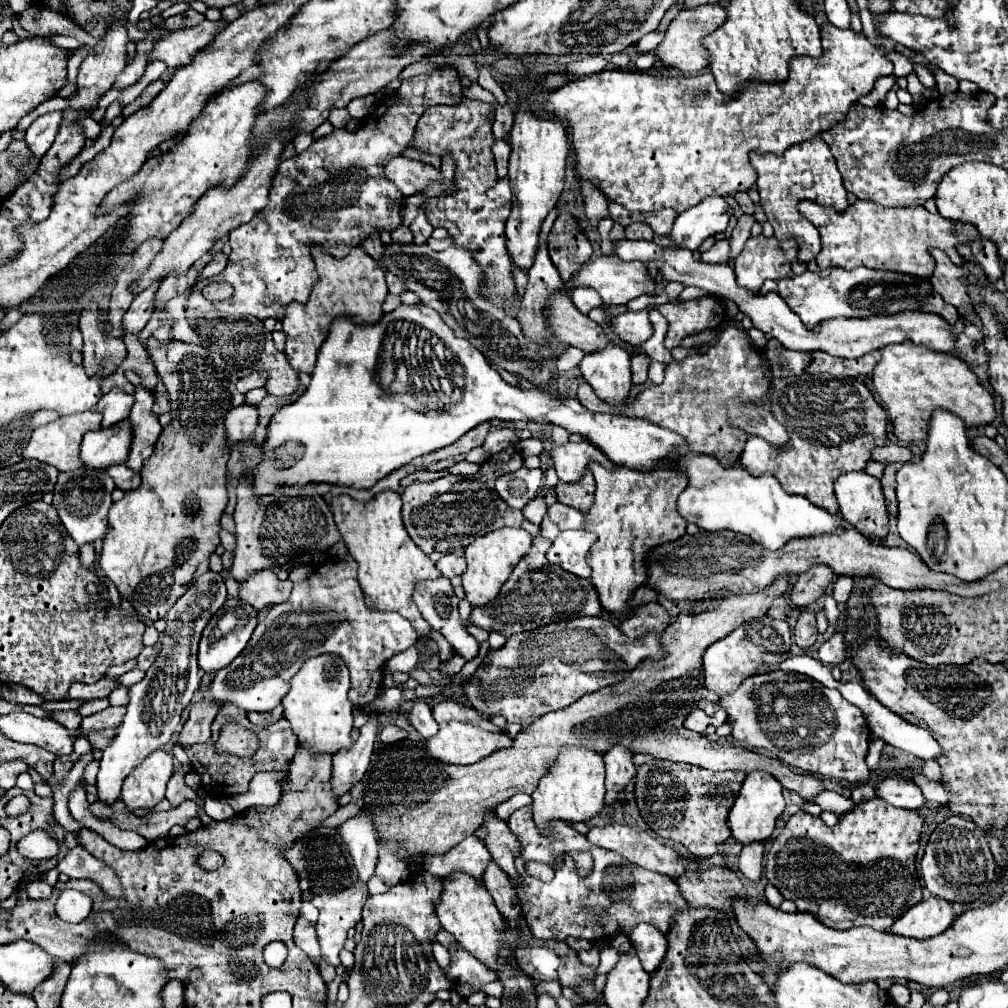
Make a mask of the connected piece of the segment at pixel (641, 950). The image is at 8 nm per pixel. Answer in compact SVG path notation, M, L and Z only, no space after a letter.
M639 923L639 927L633 927L627 933L627 937L633 943L637 957L641 959L643 969L649 973L655 971L657 965L661 965L665 951L667 951L665 935L661 931L657 931L653 925Z

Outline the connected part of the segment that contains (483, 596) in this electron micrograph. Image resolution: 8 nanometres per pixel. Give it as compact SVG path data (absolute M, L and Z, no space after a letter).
M501 527L497 531L491 531L487 535L477 537L467 549L465 549L465 559L467 559L467 571L463 573L463 589L465 597L473 607L487 605L493 601L513 571L513 567L527 555L531 547L531 535L523 527Z

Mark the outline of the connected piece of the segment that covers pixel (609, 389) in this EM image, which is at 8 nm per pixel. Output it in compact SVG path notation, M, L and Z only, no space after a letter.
M615 345L587 353L579 363L581 377L607 403L623 405L631 389L631 355Z

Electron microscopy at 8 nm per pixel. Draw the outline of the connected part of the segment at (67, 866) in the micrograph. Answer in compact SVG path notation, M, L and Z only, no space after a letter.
M79 845L67 851L67 855L59 861L57 871L65 873L71 879L89 879L97 883L109 897L123 897L123 887L115 871Z

